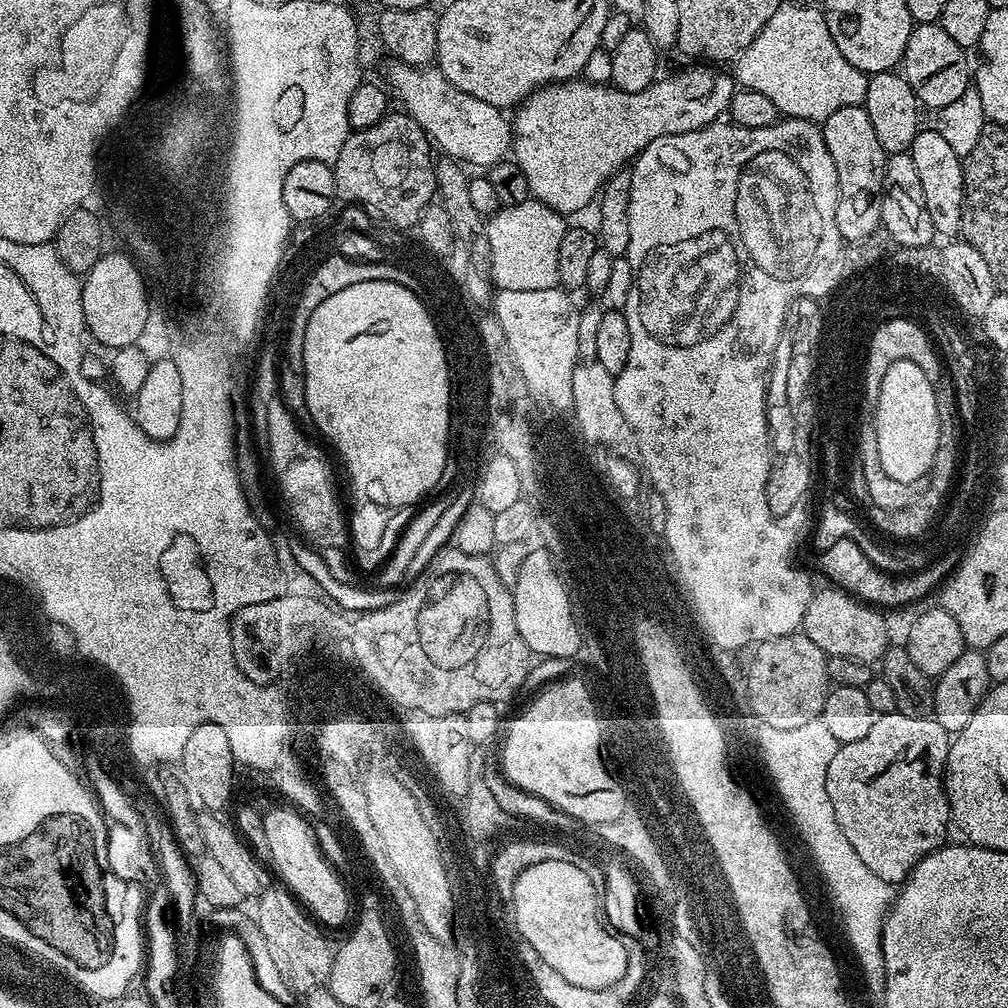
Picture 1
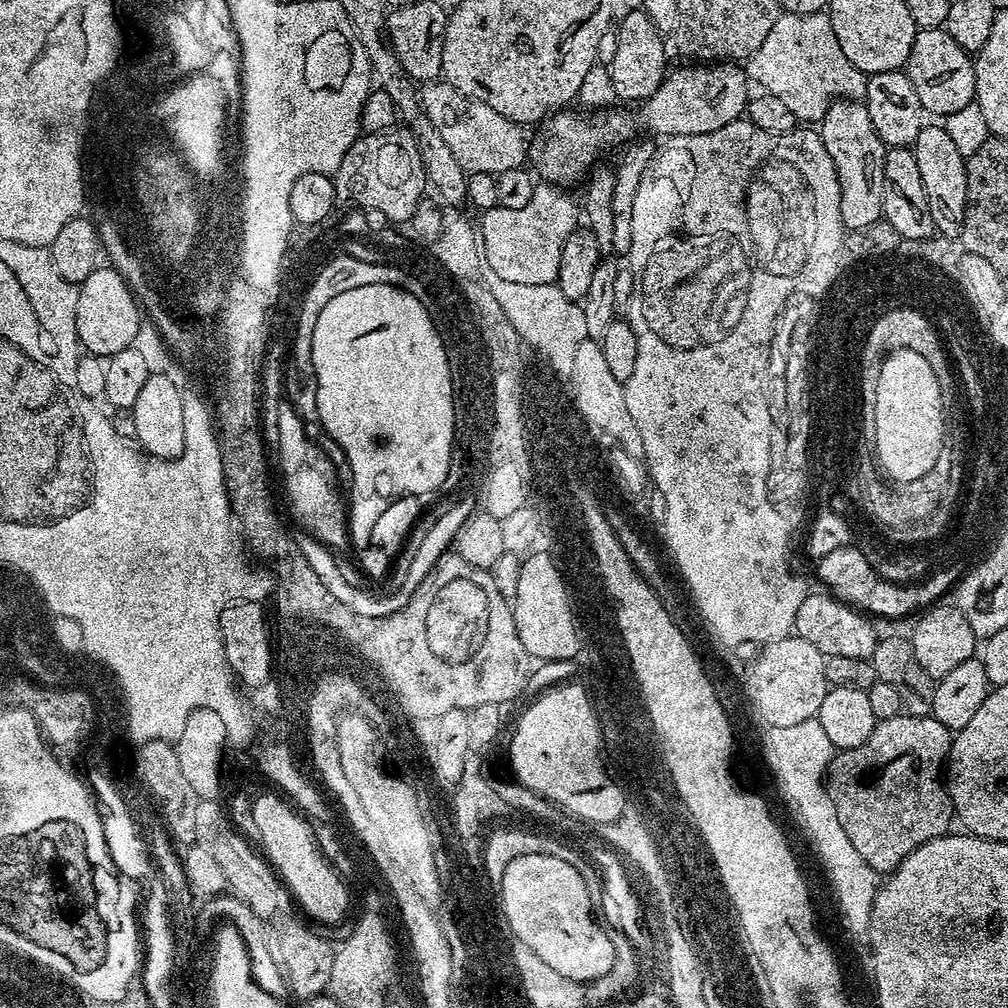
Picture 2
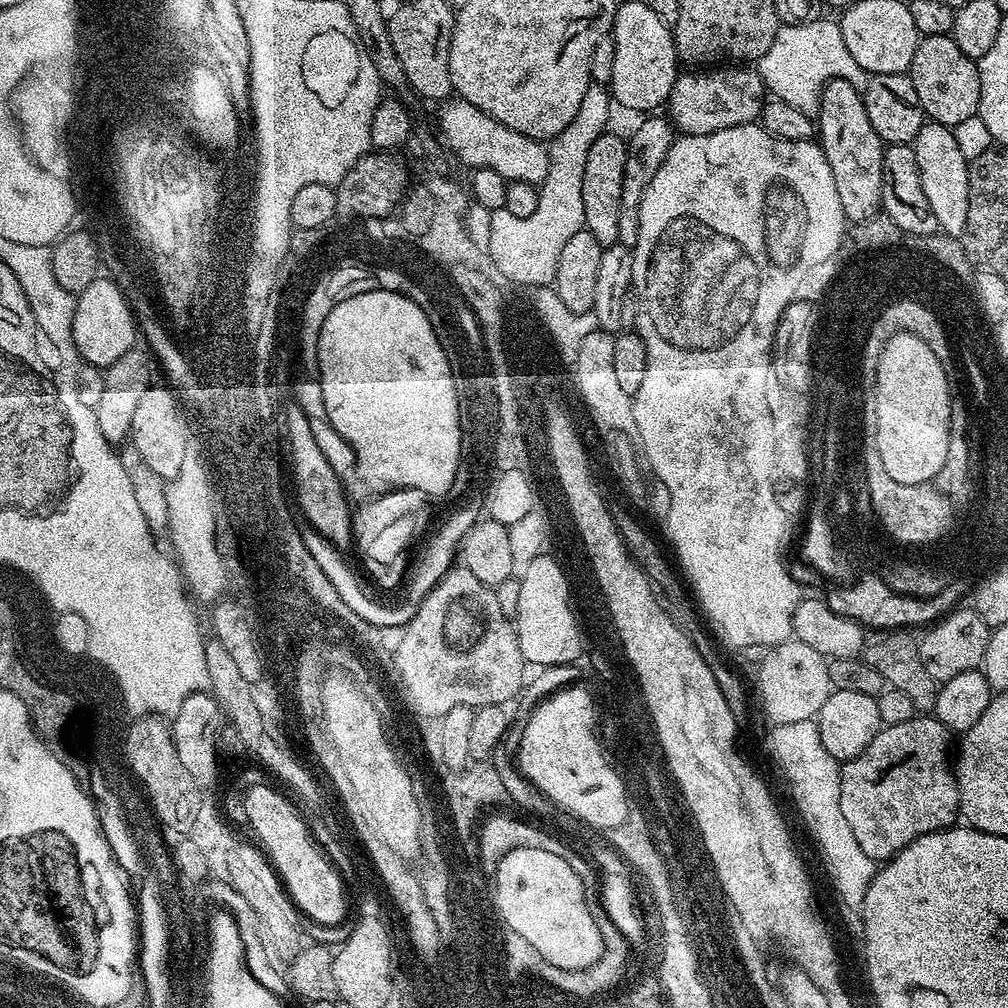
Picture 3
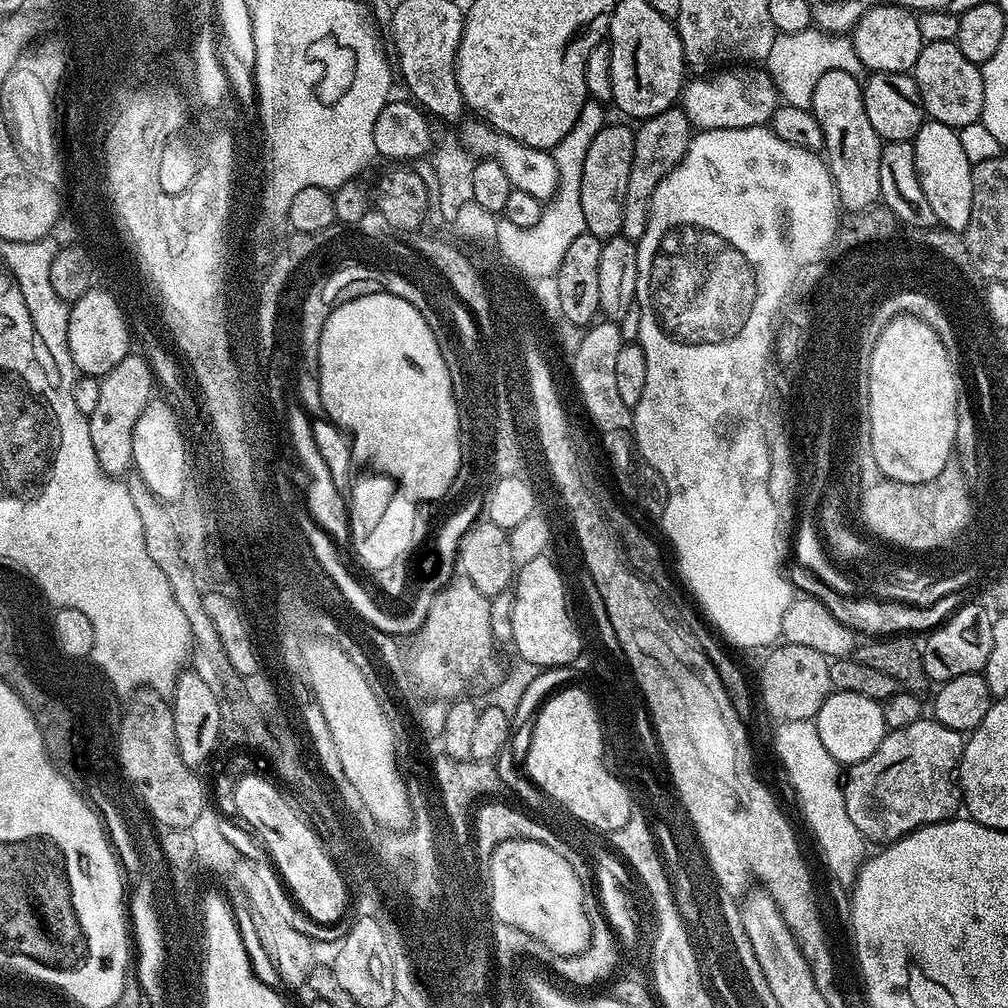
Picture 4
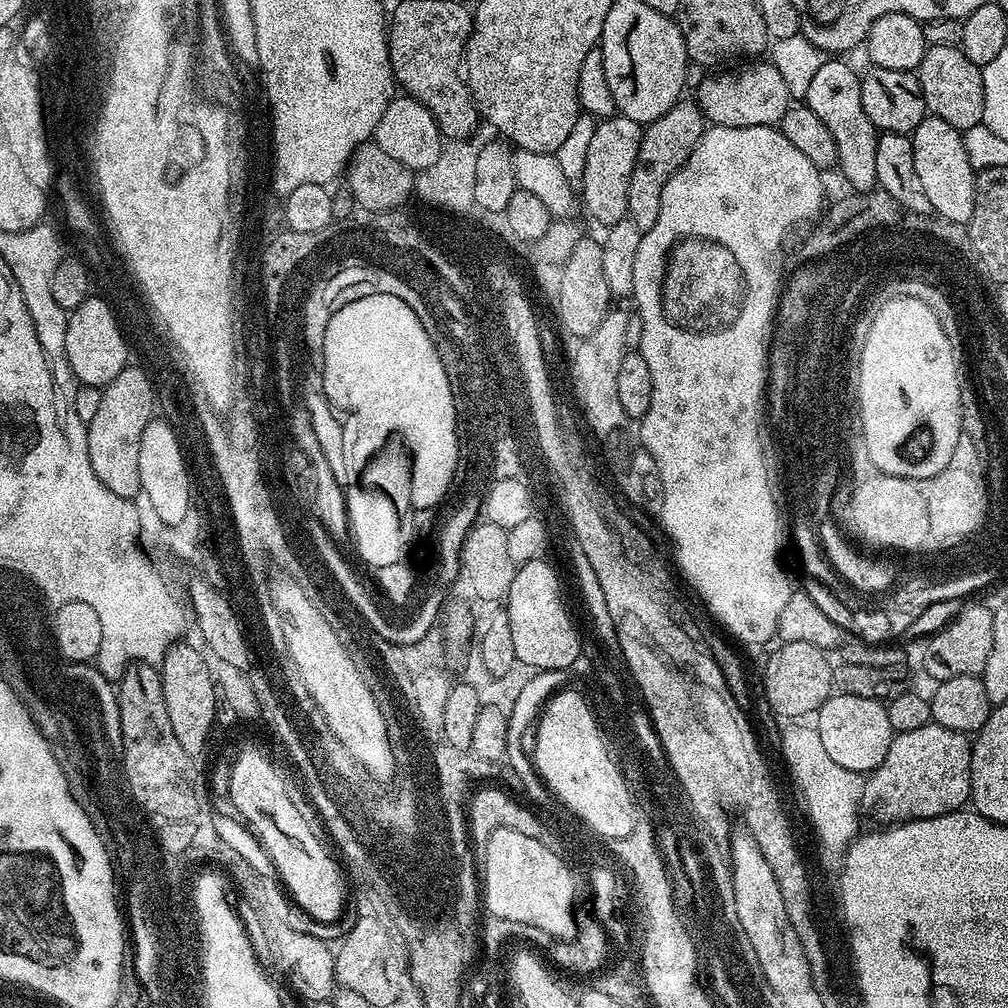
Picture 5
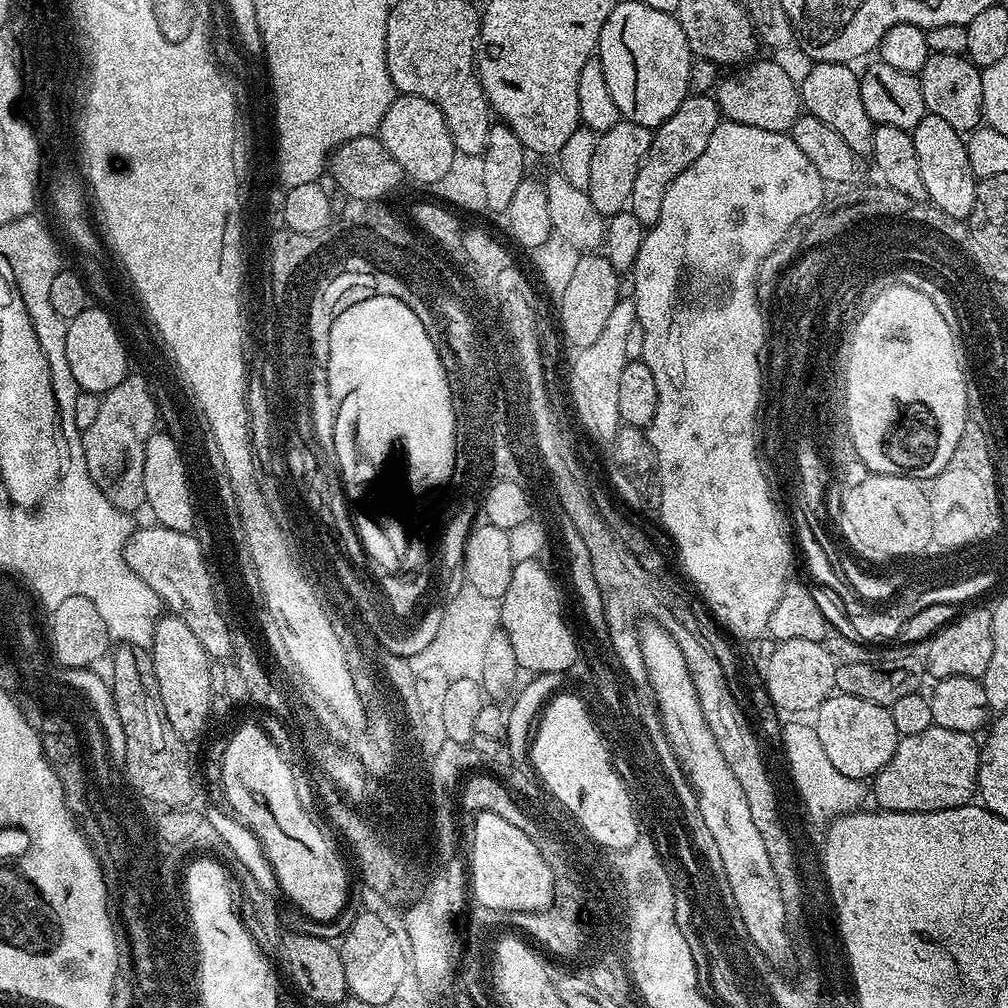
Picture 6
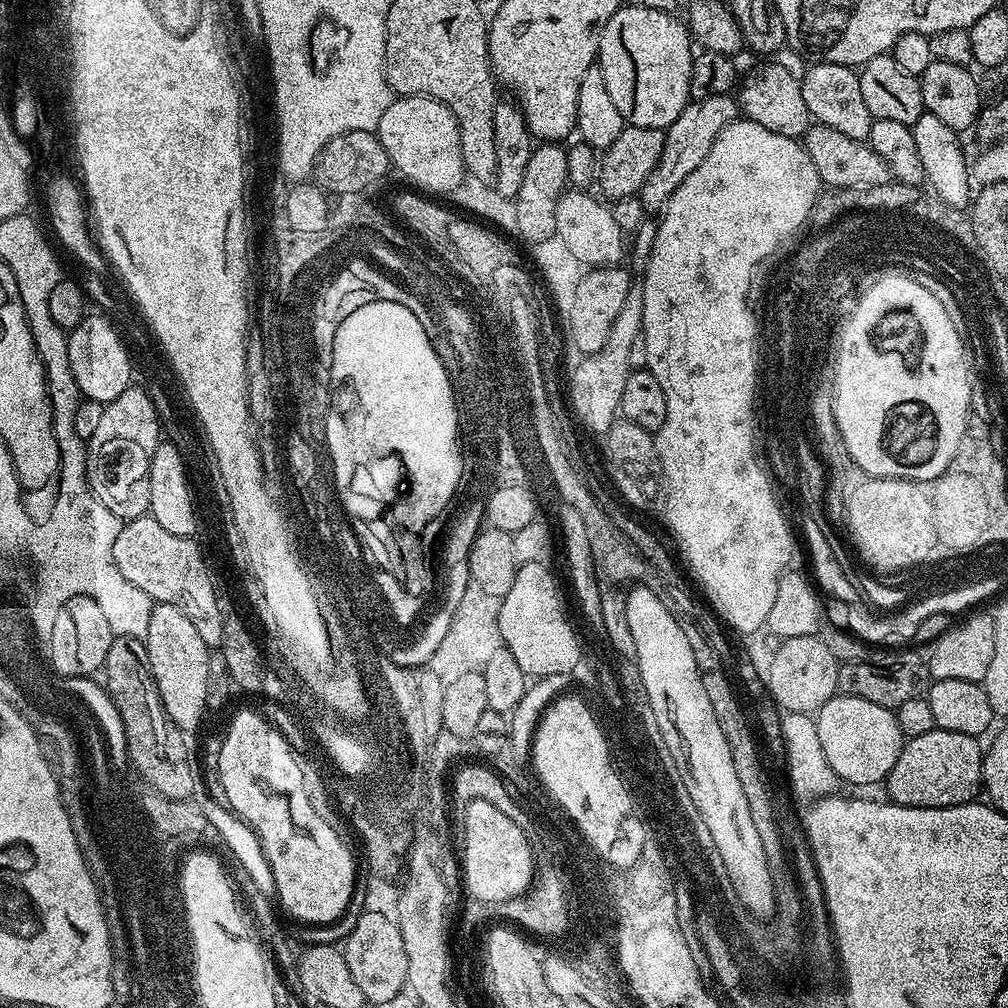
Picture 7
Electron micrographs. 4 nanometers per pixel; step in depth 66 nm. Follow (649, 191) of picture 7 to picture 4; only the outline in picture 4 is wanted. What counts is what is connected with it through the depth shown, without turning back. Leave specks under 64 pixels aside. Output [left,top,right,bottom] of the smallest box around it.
[620,106,694,242]

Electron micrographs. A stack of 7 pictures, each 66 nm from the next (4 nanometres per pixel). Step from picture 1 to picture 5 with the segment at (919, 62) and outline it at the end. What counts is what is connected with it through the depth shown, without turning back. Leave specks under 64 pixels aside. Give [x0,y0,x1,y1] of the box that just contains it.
[918,46,984,133]

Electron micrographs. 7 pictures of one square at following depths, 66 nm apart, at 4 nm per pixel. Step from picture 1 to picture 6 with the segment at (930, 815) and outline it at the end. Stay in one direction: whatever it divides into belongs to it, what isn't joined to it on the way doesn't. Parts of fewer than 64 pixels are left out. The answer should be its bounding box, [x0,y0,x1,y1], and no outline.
[870,727,980,812]

